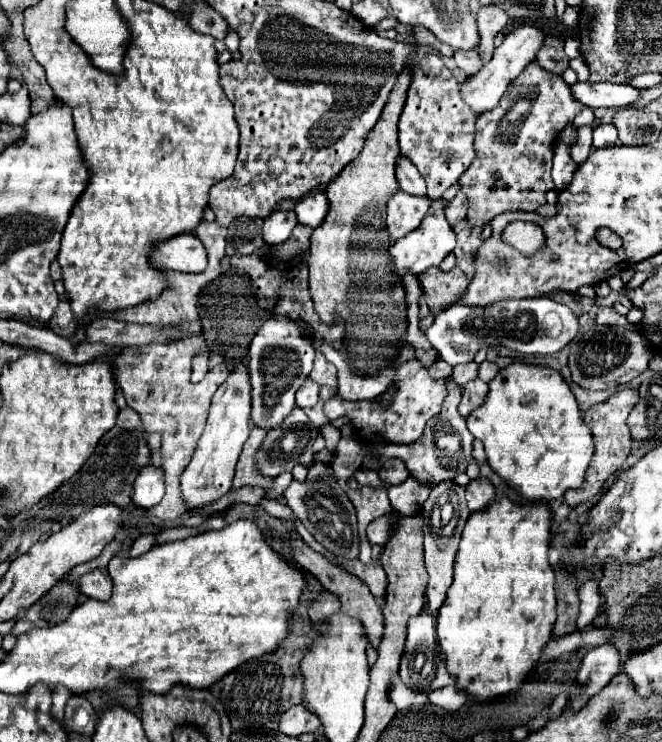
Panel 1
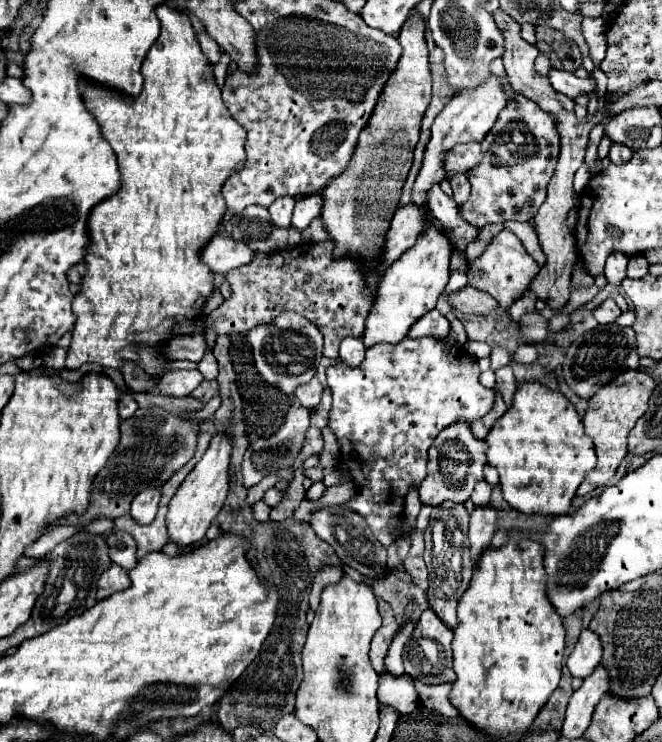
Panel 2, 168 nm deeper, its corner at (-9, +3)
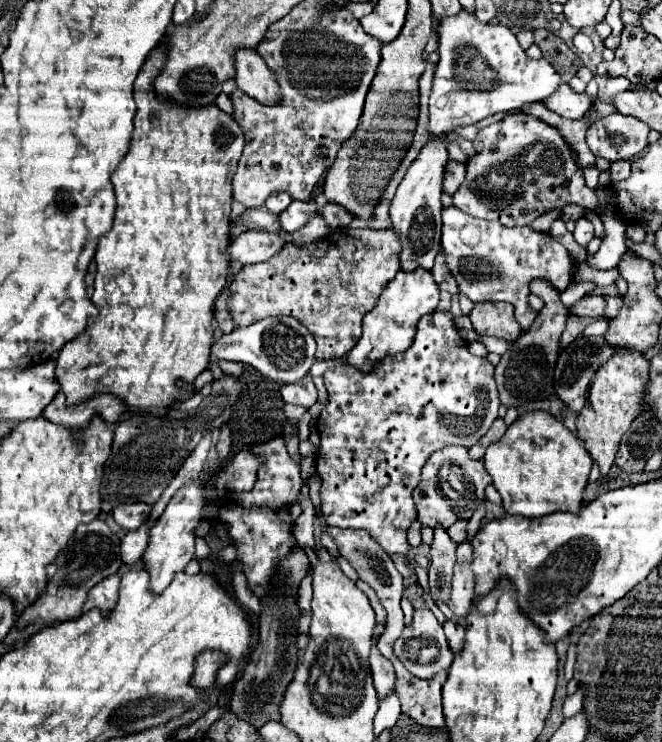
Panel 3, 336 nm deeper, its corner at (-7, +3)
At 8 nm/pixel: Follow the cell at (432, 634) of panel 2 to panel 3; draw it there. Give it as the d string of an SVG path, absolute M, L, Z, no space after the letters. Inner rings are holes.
M427 608L413 612L413 622L403 628L401 636L393 644L393 652L401 664L417 678L431 678L437 670L447 670L453 662L453 652L447 646L443 628ZM419 650L437 652L431 654L427 662L421 662Z

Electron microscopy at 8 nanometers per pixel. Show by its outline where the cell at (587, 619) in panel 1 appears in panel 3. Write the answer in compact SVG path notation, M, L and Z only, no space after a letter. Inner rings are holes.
M577 690L575 694L567 696L565 704L563 704L563 716L565 718L571 718L575 716L577 712L581 712L581 690Z

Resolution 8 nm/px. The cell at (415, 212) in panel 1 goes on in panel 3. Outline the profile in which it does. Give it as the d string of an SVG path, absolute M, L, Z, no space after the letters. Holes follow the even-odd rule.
M343 228L319 242L311 242L305 246L287 244L277 258L267 262L247 264L231 282L231 298L229 298L229 312L233 316L235 326L249 326L269 316L293 316L297 318L317 342L315 356L319 360L341 360L345 354L357 344L361 338L361 320L363 316L373 310L377 304L379 294L387 288L387 284L399 272L397 254L401 252L401 242L397 236L387 230L363 230L363 228Z

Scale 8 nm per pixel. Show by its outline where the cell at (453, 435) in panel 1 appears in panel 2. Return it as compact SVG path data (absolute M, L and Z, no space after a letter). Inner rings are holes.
M459 420L447 428L443 428L429 448L427 476L419 486L421 502L433 504L433 506L443 504L445 500L465 502L471 496L475 482L483 480L483 466L487 462L485 450L487 450L487 442L475 438L475 434L467 422Z

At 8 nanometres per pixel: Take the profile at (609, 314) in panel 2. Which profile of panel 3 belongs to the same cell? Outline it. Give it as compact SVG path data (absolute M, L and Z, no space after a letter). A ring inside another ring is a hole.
M585 296L577 304L573 304L569 310L569 316L579 318L599 318L605 312L605 298L603 296Z

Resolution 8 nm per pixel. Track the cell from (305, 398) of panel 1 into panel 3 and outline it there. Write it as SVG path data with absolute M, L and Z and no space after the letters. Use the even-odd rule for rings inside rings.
M305 376L293 384L283 384L279 392L281 392L283 402L289 402L289 404L299 404L299 406L311 408L317 402L317 388L315 388L311 376Z

